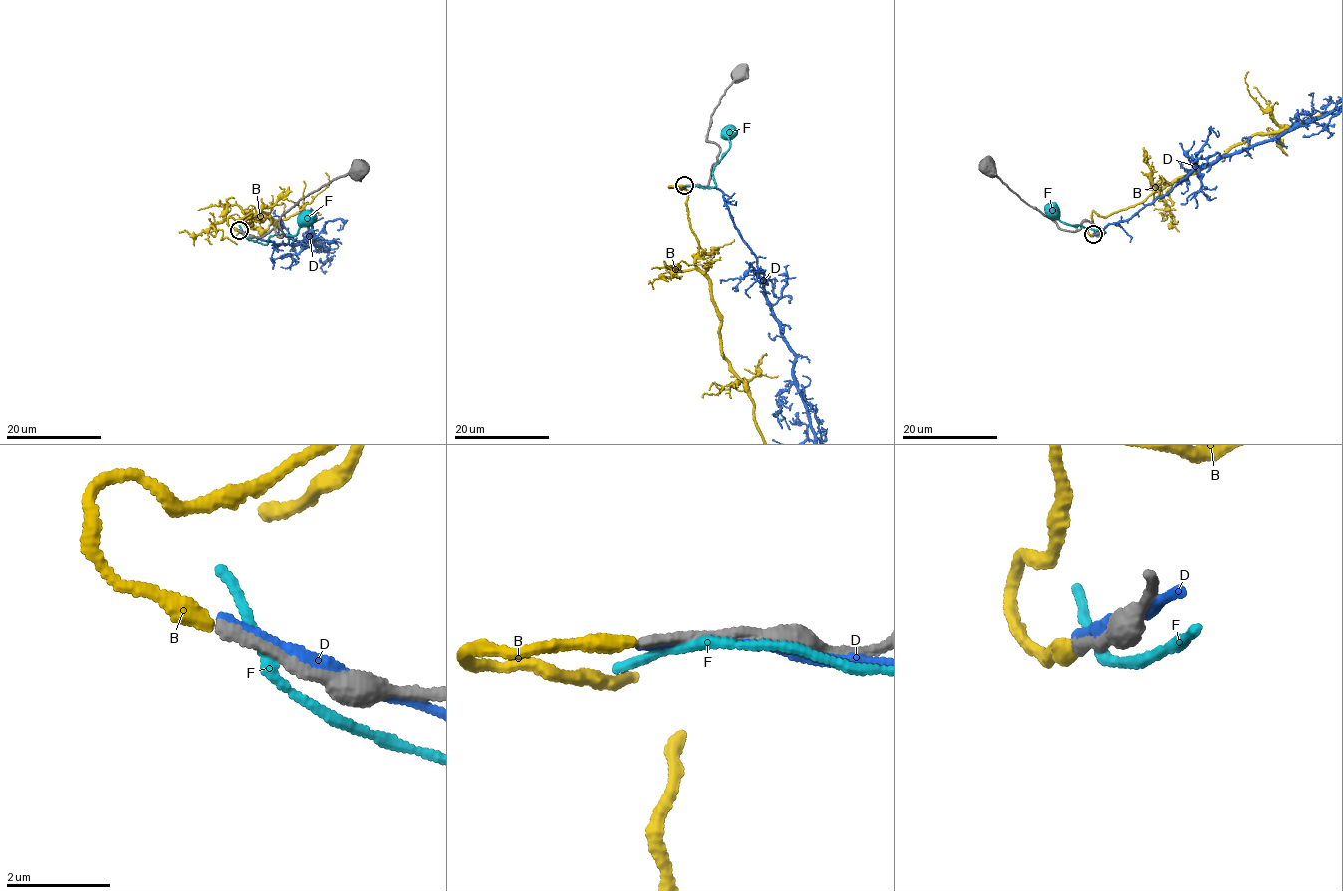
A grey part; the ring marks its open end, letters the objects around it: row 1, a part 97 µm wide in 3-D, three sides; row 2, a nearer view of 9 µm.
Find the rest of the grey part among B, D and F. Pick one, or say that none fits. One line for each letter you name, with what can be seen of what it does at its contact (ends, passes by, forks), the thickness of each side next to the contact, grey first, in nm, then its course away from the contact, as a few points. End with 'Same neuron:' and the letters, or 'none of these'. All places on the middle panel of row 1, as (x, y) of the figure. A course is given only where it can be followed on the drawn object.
B: it ends | 200/320 nm
Same neuron: B

